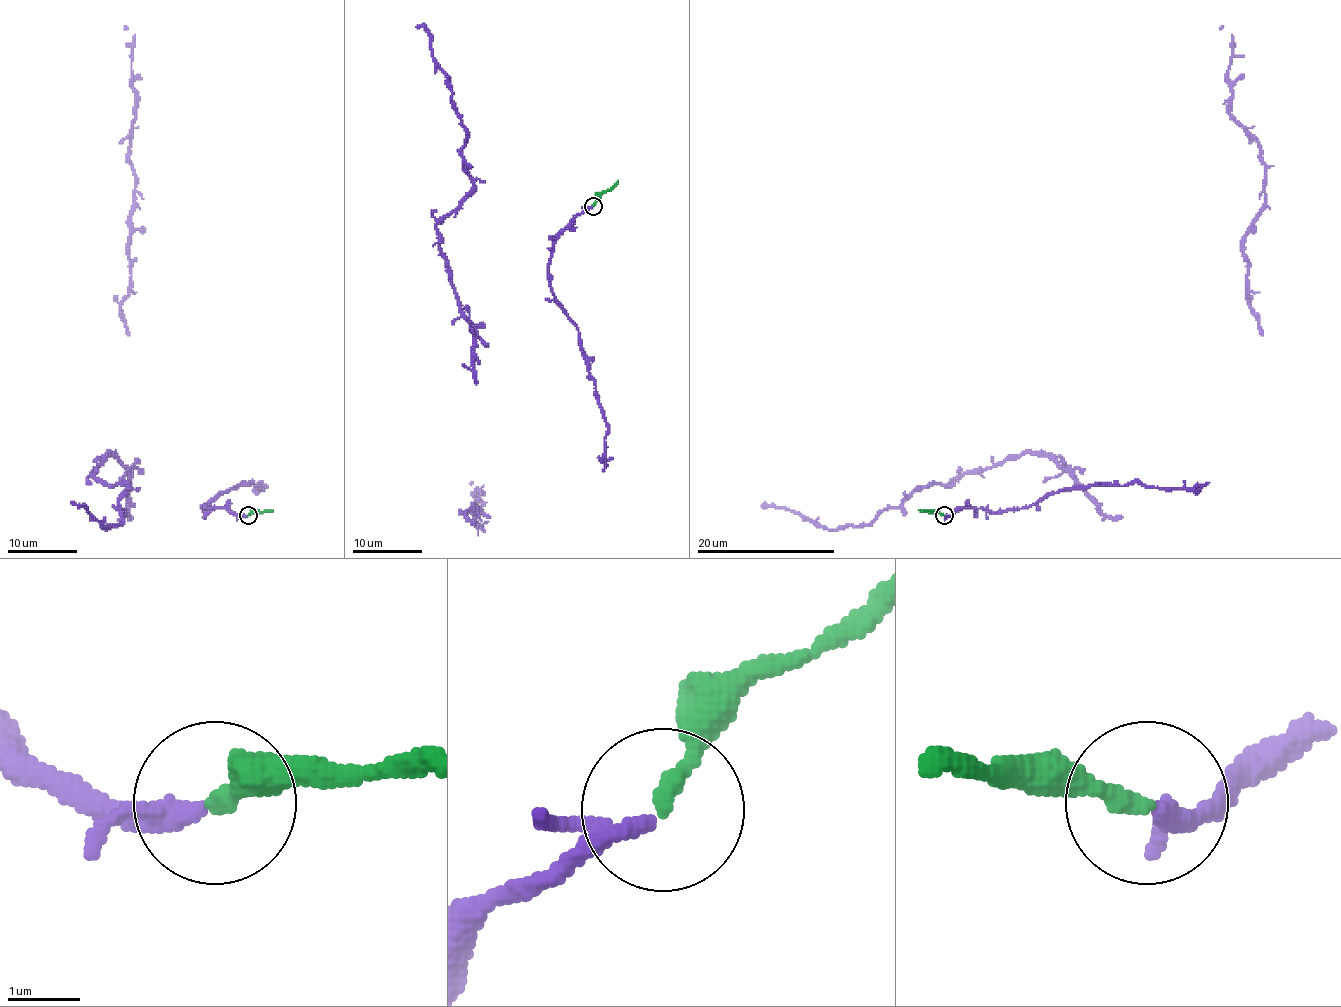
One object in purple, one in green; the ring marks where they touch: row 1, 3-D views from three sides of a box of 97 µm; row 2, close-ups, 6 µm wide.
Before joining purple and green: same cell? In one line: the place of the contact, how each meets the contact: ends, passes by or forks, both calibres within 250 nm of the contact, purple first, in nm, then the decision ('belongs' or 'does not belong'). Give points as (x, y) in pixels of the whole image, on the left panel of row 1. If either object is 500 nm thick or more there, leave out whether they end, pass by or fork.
at (248, 515); purple passes by; green ends there; 200 nm thick on the purple side, 240 nm on the other; belongs

